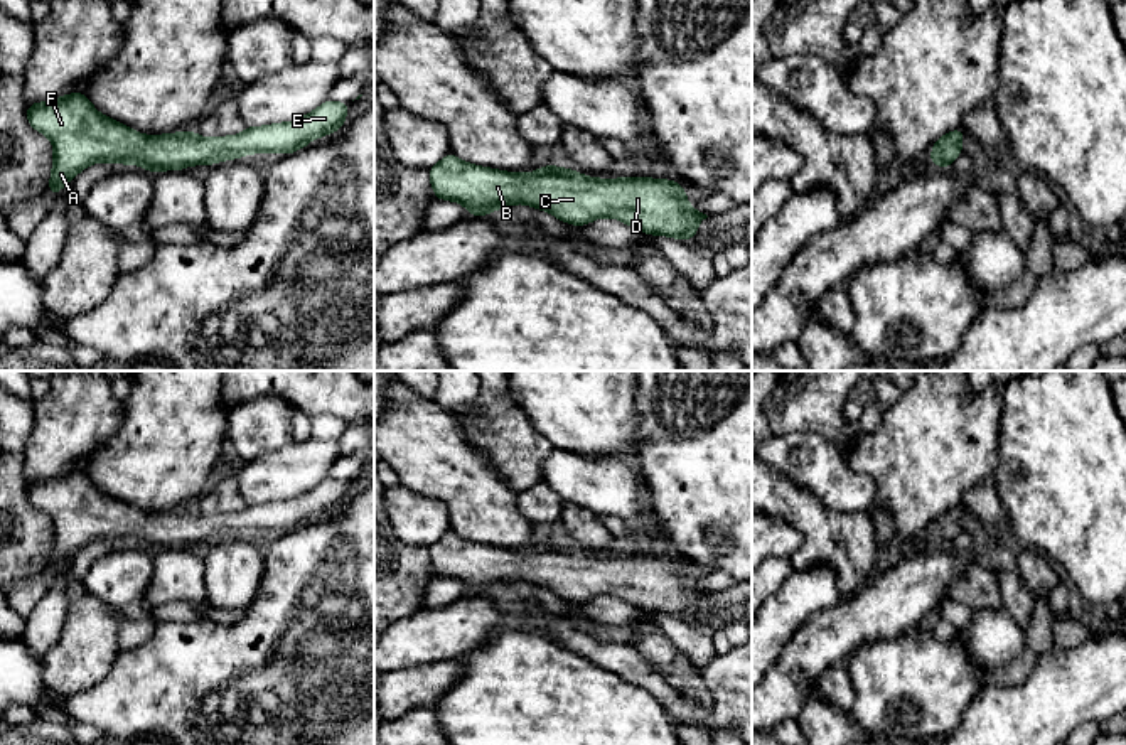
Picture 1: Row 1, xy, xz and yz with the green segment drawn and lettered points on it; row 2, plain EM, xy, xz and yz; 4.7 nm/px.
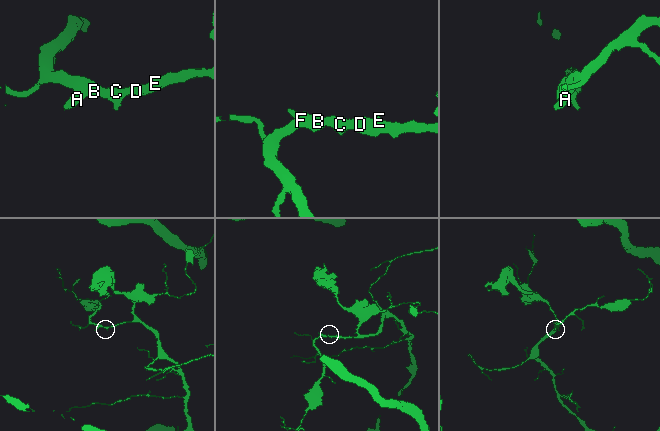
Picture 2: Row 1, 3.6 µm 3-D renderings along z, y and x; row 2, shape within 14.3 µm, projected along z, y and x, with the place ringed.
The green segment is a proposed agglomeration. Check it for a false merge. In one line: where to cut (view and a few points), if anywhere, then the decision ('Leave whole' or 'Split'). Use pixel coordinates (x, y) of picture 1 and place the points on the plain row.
No split. Leave whole

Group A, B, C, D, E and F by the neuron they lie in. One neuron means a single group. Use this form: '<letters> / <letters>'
A B C D E F

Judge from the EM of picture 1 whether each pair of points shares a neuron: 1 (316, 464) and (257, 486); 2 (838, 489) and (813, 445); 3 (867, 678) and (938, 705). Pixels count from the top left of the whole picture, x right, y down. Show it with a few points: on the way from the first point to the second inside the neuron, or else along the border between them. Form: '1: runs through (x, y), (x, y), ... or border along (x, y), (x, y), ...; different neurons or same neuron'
1: runs through (300, 466), (287, 474), (272, 477); same neuron
2: runs through (831, 479), (813, 460), (813, 455); same neuron
3: runs through (884, 678), (892, 678), (902, 686), (921, 688); same neuron

